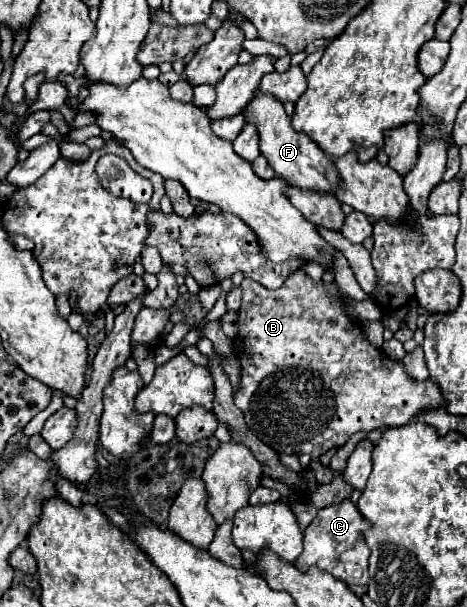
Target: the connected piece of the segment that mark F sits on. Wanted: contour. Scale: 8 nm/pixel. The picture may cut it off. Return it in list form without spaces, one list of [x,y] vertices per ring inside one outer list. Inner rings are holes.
[[[256,92],[254,100],[246,106],[244,112],[246,120],[254,122],[260,134],[260,152],[266,156],[268,164],[276,172],[276,176],[284,178],[290,186],[302,188],[302,190],[314,190],[314,192],[336,192],[342,186],[340,174],[332,162],[330,156],[326,156],[318,146],[302,132],[296,132],[290,124],[290,118],[284,112],[284,106],[278,98],[270,94]]]

